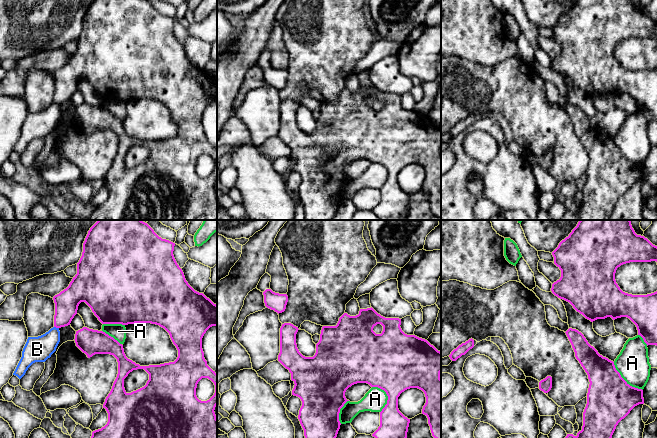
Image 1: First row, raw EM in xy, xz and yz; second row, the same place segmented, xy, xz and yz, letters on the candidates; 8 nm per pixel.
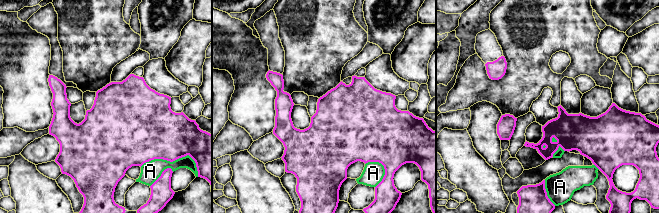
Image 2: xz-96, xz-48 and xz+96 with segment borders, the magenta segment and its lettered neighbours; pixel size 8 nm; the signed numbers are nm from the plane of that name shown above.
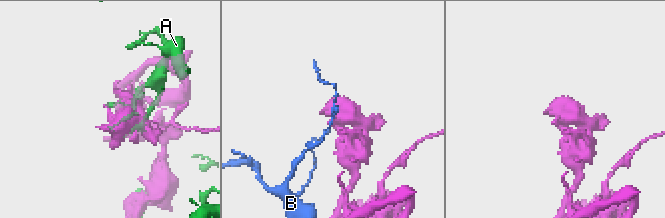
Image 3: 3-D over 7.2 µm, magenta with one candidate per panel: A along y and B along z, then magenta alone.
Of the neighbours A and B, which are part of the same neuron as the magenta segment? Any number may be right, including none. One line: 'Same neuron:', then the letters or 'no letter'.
Same neuron: no letter

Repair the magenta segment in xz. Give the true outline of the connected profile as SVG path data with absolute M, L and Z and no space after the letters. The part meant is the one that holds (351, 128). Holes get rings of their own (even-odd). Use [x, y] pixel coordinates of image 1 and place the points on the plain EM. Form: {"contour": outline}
{"contour": "M372 83L360 85L359 90L350 92L344 89L336 102L323 102L320 116L316 120L316 129L313 133L303 132L296 120L298 103L291 99L284 99L280 104L280 129L278 137L289 146L291 156L294 158L292 171L302 177L298 195L304 206L305 220L332 220L340 205L339 189L344 180L349 177L345 173L346 166L357 159L367 159L371 163L384 166L388 172L387 180L380 188L380 202L372 210L381 220L402 220L407 214L410 195L405 193L398 185L398 173L410 164L422 166L426 173L422 190L428 194L432 212L441 217L441 128L427 116L415 111L405 110L401 103L401 95L385 94ZM381 100L383 107L376 110L373 104Z"}

